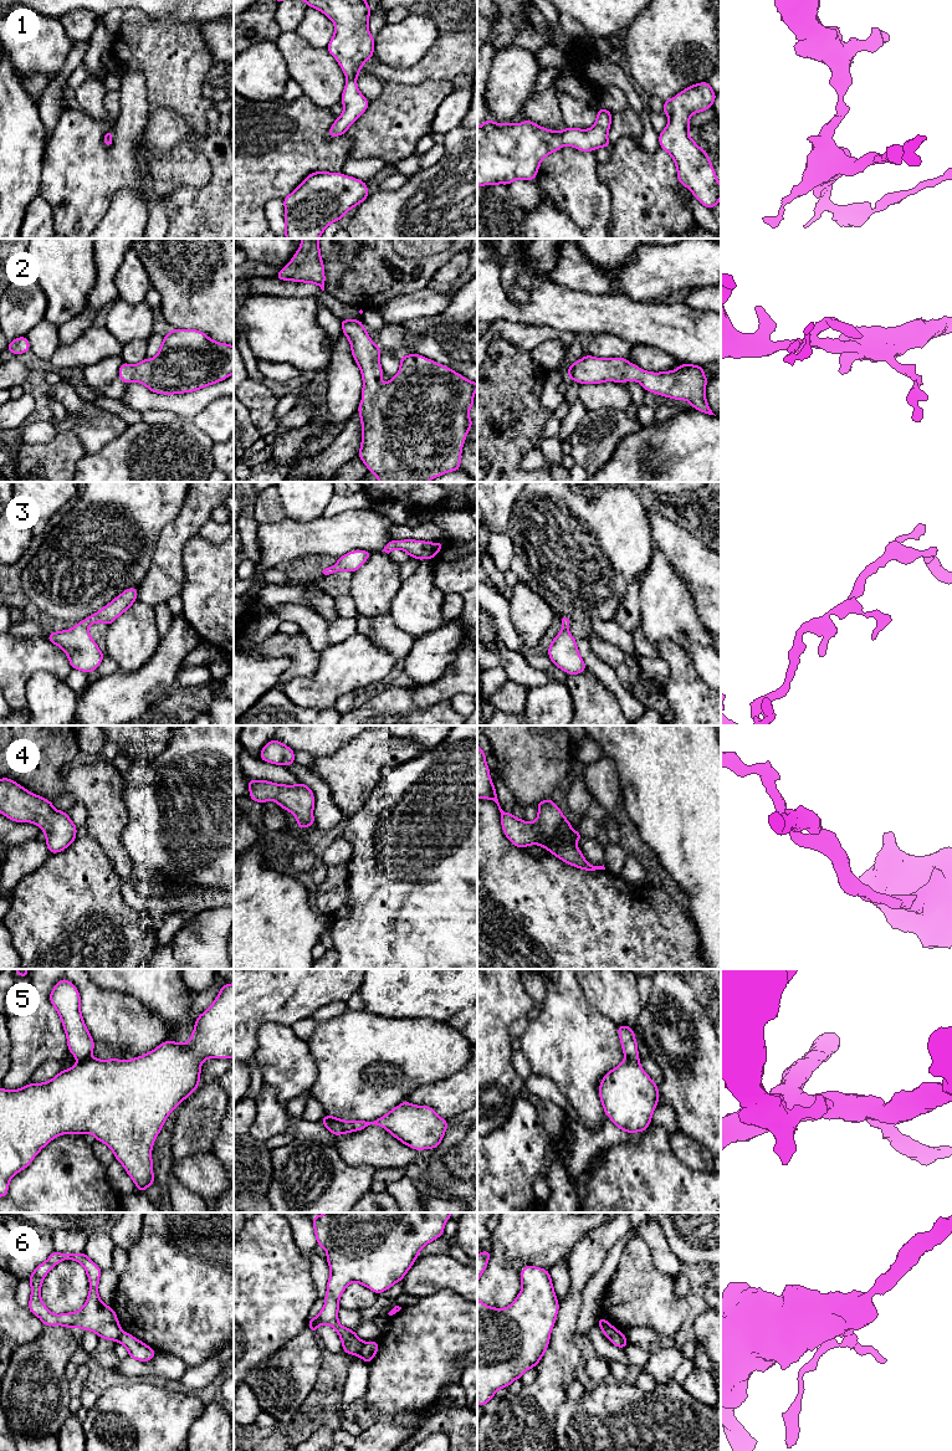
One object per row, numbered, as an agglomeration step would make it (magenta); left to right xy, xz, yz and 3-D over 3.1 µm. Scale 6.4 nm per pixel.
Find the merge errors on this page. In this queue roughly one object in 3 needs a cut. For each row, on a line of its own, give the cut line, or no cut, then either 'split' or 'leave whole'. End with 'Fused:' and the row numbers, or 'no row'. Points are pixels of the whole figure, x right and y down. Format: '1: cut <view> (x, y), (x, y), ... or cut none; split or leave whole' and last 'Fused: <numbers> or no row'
1: cut none; leave whole
2: cut none; leave whole
3: cut none; leave whole
4: cut none; leave whole
5: cut xy (90, 1056), (77, 1061); split
6: cut xz (364, 1343), (358, 1355); split
Fused: 5, 6

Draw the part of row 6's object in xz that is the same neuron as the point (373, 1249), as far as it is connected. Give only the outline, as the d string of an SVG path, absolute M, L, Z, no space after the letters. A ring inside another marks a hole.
M326 1212L313 1216L317 1245L327 1251L331 1276L327 1282L324 1307L308 1321L308 1328L316 1334L319 1326L327 1324L336 1329L342 1350L359 1357L364 1342L353 1329L338 1322L339 1298L346 1287L353 1282L368 1287L379 1294L401 1281L419 1256L421 1249L442 1236L445 1222L451 1212ZM316 1334L317 1337L317 1334Z

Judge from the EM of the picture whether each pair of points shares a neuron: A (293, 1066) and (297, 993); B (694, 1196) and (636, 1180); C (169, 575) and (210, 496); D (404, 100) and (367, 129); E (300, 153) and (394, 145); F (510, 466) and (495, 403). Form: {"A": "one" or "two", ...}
{"A": "two", "B": "one", "C": "one", "D": "one", "E": "two", "F": "one"}

